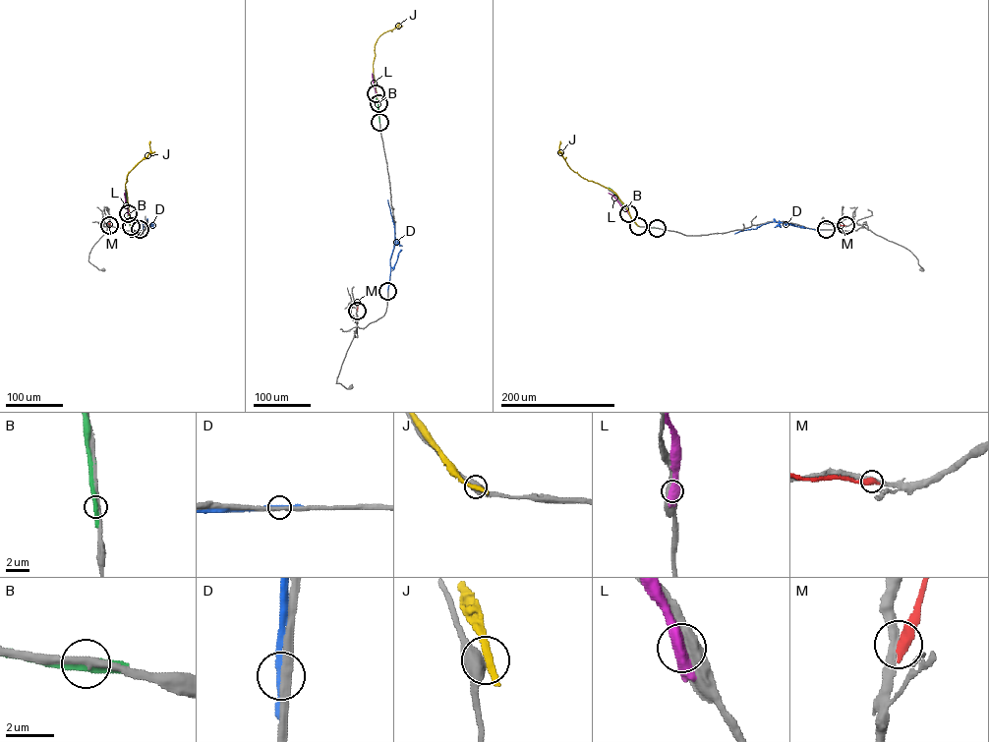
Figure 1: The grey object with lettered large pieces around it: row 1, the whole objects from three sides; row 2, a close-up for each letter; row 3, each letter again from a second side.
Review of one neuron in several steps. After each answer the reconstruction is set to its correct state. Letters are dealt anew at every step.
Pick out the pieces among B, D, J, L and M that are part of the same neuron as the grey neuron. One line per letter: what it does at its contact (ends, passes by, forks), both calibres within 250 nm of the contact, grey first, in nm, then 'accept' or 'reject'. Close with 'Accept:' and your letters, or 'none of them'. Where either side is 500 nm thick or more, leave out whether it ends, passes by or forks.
B: it passes by; calibres 280 and 360 nm; reject
D: it passes by; calibres 320 and 280 nm; reject
J: calibres 500 and 280 nm; reject
L: calibres 600 and 500 nm; reject
M: calibres 340 and 500 nm; reject
Accept: none of them

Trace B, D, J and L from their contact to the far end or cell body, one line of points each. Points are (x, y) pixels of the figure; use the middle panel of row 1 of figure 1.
B: (379, 122), (373, 74)
D: (387, 291), (395, 240), (387, 199)
J: (378, 103), (373, 71), (375, 44), (383, 32), (398, 26)
L: (376, 93), (372, 74)

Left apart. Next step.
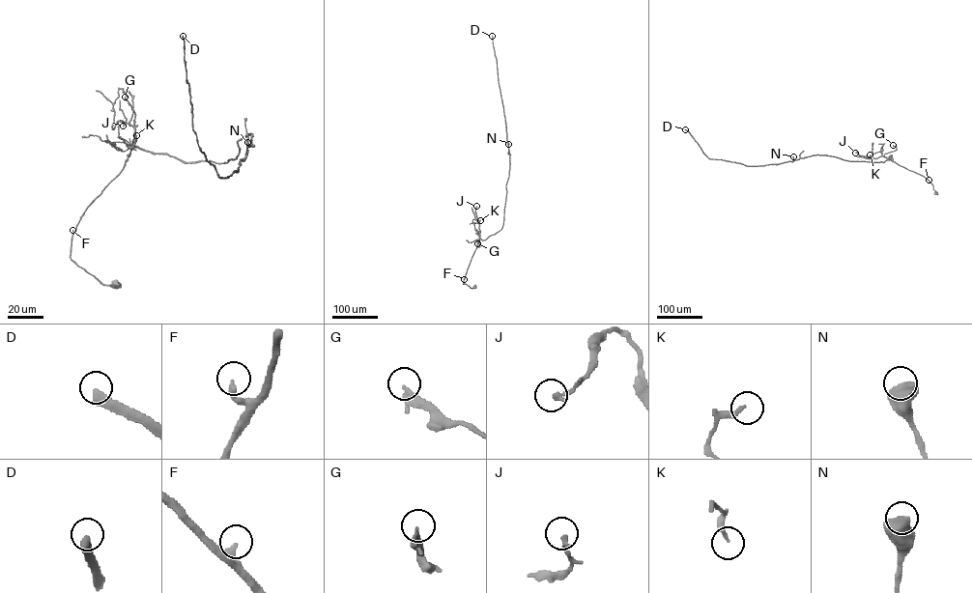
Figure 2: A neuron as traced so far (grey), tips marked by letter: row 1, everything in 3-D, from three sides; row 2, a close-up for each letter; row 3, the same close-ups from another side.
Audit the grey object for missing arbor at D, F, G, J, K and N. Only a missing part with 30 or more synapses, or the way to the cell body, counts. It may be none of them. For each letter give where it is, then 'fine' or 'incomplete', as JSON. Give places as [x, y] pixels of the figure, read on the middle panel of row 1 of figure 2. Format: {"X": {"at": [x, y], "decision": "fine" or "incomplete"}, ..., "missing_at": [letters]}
{"D": {"at": [492, 36], "decision": "incomplete"}, "F": {"at": [464, 279], "decision": "fine"}, "G": {"at": [477, 243], "decision": "fine"}, "J": {"at": [476, 206], "decision": "fine"}, "K": {"at": [480, 220], "decision": "fine"}, "N": {"at": [508, 144], "decision": "fine"}, "missing_at": ["D"]}

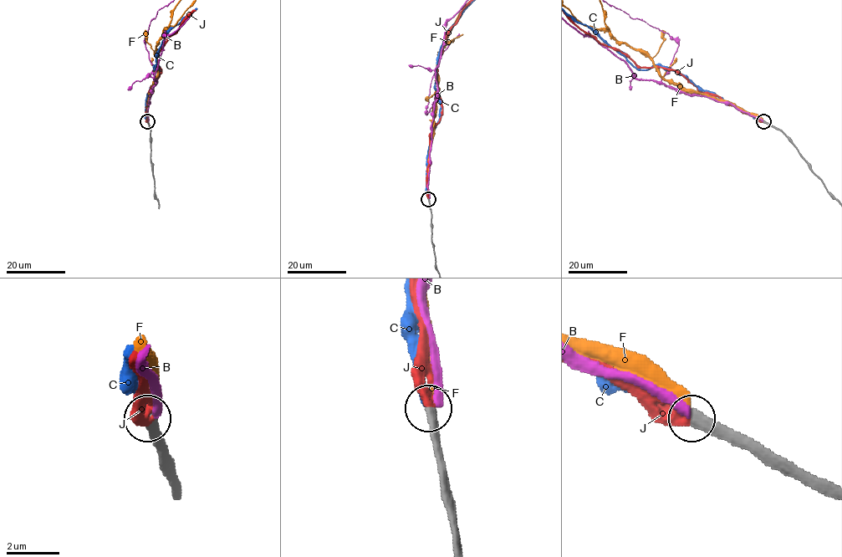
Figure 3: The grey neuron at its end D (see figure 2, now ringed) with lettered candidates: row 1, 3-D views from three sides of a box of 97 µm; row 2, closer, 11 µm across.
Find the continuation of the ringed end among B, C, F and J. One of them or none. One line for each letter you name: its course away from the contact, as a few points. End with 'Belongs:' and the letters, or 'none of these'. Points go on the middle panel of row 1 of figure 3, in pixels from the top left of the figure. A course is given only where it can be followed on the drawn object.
Belongs: J

